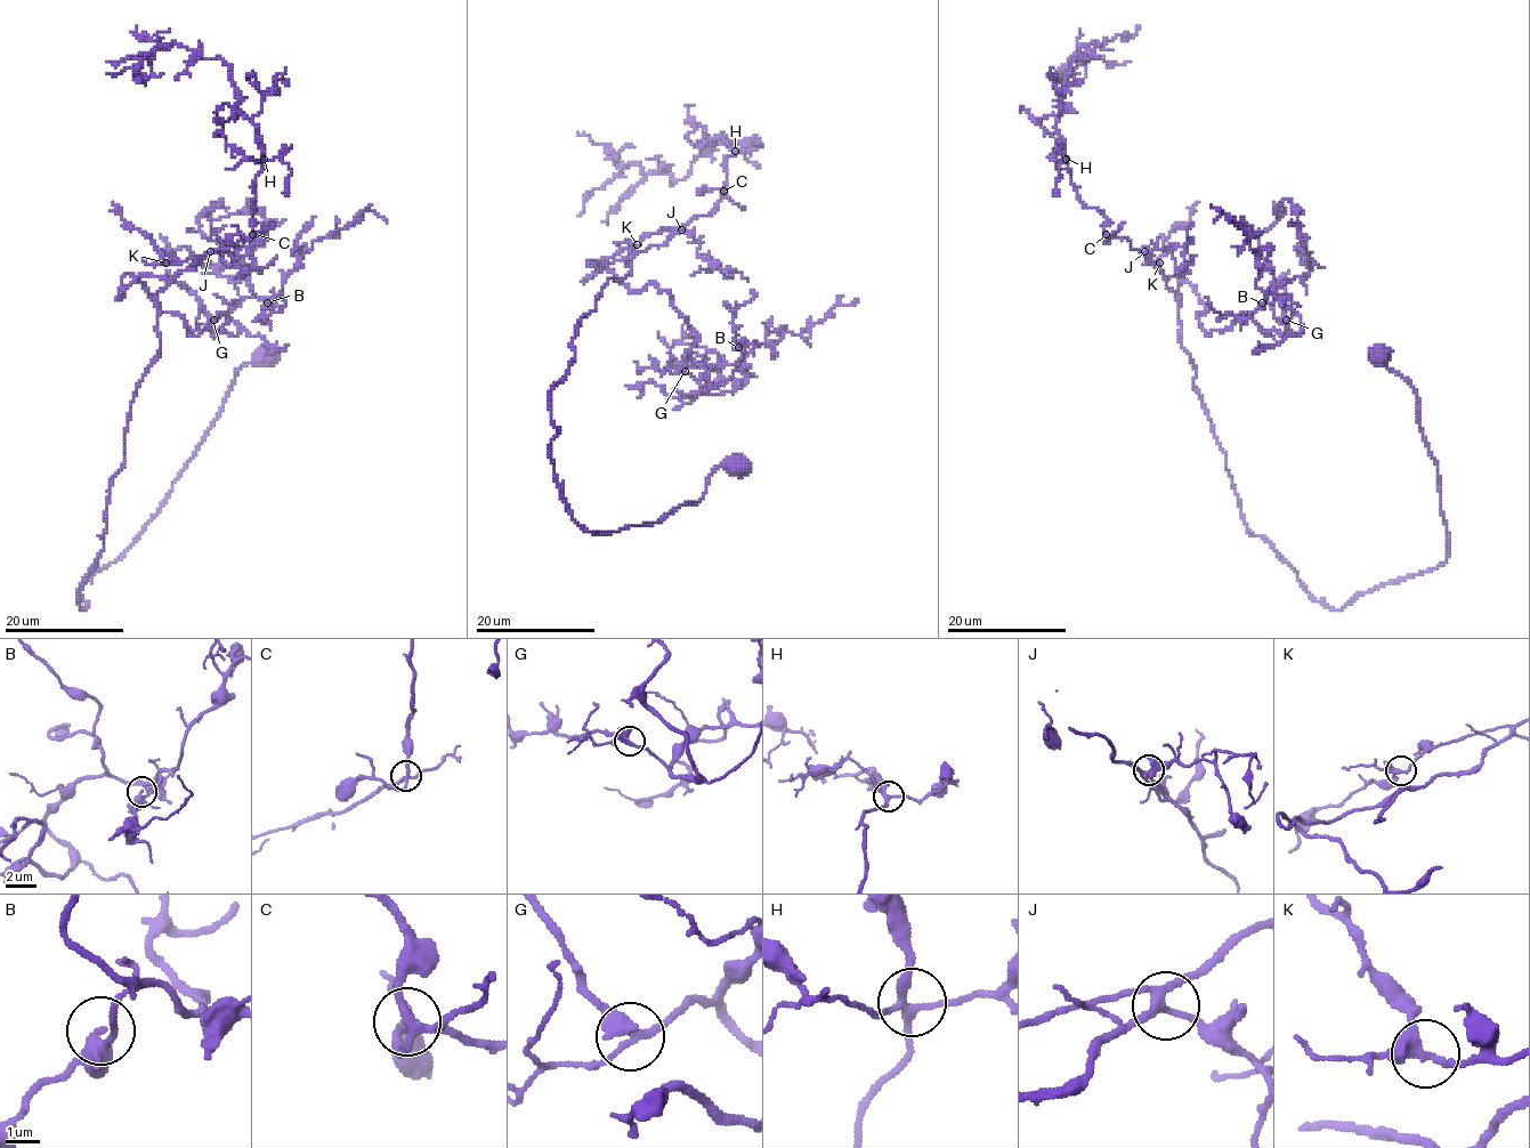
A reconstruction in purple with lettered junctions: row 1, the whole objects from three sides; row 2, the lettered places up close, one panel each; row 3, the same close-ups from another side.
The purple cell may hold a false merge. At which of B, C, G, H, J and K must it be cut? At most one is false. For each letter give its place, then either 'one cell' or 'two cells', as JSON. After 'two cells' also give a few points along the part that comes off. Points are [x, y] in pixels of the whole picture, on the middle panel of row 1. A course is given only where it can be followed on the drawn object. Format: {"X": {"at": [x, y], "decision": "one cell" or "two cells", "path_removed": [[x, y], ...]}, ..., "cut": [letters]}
{"B": {"at": [738, 347], "decision": "one cell"}, "C": {"at": [723, 191], "decision": "one cell"}, "G": {"at": [685, 371], "decision": "one cell"}, "H": {"at": [735, 151], "decision": "one cell"}, "J": {"at": [681, 229], "decision": "one cell"}, "K": {"at": [637, 244], "decision": "one cell"}, "cut": []}

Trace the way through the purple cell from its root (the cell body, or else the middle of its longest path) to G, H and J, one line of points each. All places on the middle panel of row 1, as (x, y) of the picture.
G: (738, 467), (657, 522), (573, 517), (549, 394), (638, 252), (594, 264), (670, 293), (711, 385), (685, 371)
H: (738, 467), (657, 522), (589, 532), (550, 459), (549, 395), (607, 282), (714, 210), (735, 151)
J: (738, 467), (657, 522), (589, 532), (550, 459), (549, 394), (580, 321), (681, 229)

